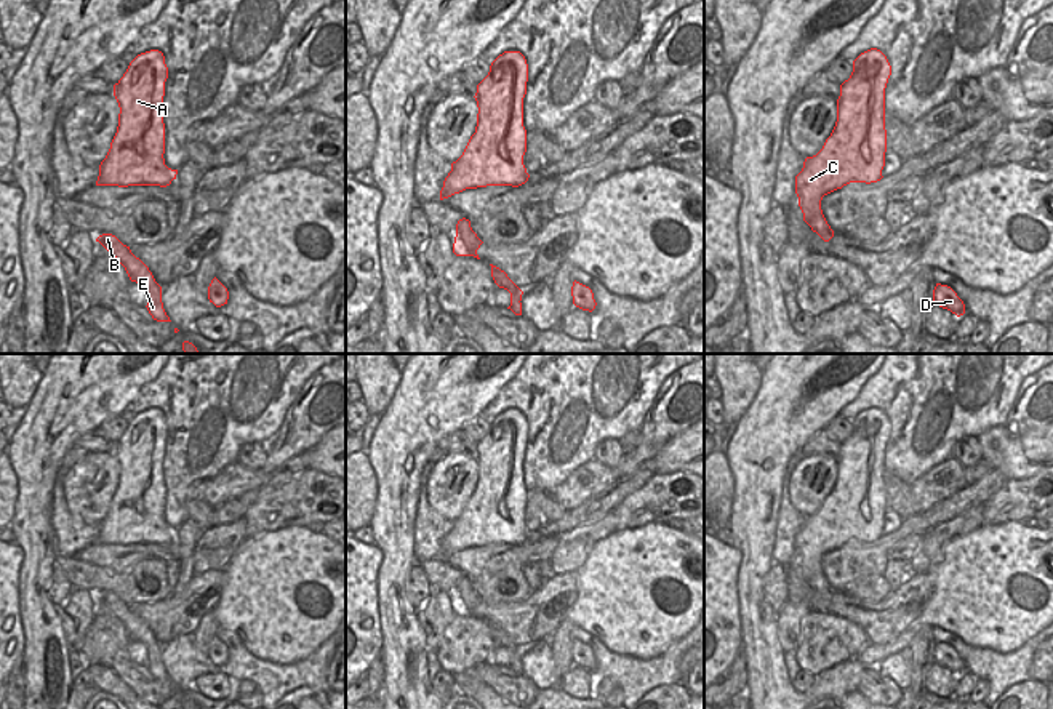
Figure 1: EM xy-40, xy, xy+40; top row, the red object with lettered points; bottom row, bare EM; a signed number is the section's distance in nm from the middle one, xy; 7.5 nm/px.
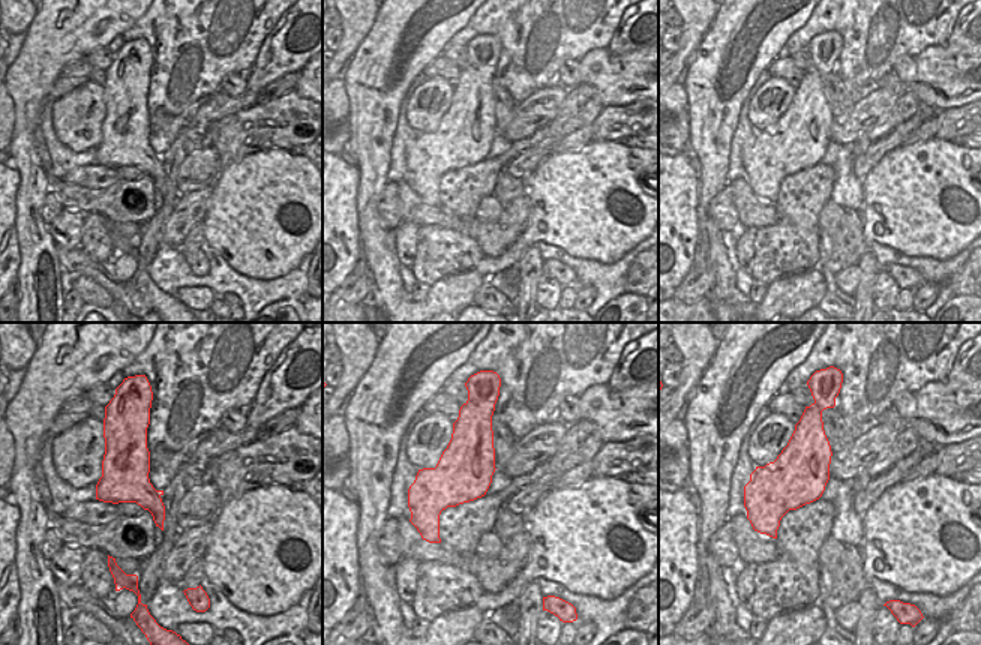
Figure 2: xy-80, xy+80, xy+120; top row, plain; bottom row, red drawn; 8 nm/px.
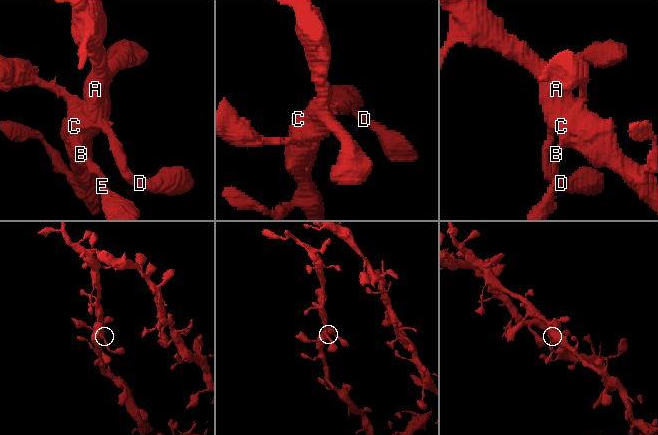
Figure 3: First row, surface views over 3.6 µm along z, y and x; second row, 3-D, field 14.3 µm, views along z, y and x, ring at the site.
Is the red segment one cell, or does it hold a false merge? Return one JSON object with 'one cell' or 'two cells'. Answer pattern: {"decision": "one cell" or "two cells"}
{"decision": "one cell"}

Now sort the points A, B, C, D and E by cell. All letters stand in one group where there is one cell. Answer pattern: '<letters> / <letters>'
A B C D E

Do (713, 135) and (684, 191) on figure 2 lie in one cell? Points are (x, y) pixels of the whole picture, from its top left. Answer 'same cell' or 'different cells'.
different cells

